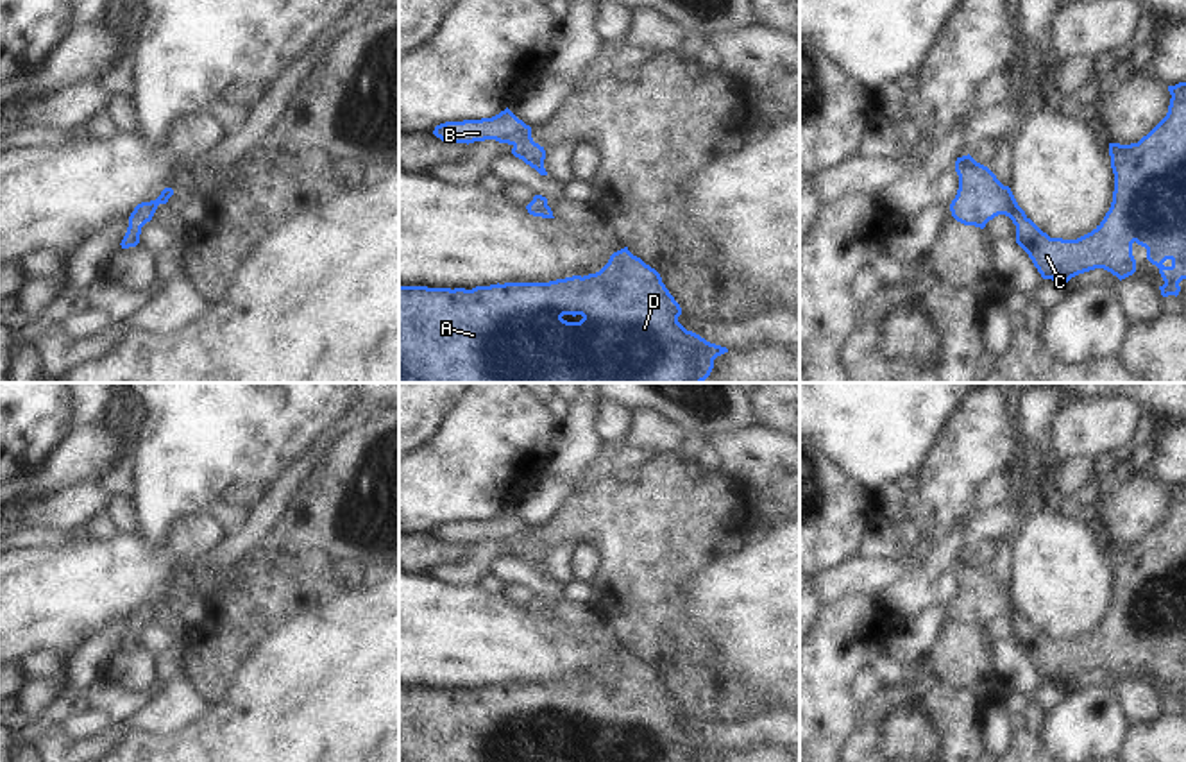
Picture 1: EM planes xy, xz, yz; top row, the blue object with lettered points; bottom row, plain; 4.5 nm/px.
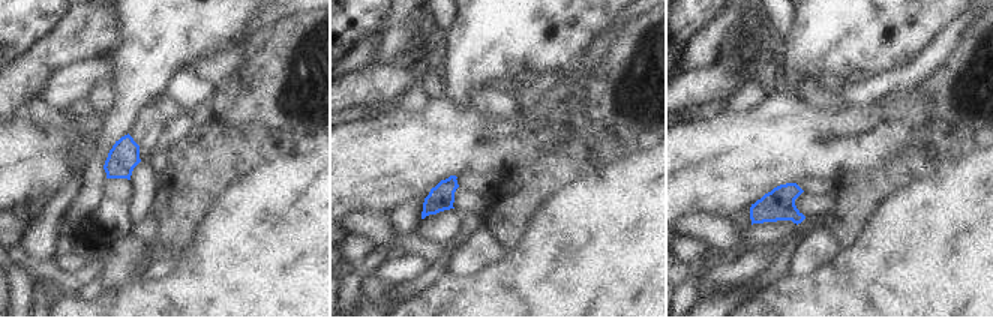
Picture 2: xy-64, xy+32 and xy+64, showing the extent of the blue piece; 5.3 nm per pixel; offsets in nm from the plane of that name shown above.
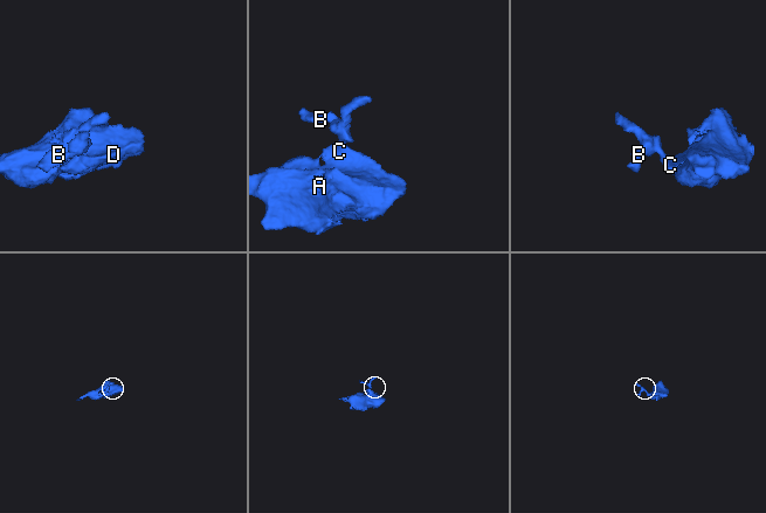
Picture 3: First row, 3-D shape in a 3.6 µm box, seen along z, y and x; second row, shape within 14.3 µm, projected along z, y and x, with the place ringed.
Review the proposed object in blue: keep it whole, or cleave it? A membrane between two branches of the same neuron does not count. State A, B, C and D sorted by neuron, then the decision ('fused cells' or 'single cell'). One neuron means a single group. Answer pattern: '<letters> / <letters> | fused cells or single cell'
A B C D | single cell

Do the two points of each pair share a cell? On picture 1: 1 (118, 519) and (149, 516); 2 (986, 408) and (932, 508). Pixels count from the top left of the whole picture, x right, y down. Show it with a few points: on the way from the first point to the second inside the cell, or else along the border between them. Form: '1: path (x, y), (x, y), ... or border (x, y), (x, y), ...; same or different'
1: border (129, 498), (135, 508), (136, 530); different
2: path (979, 433), (979, 440), (961, 458), (947, 483); same

